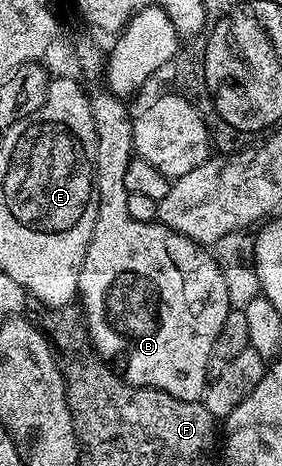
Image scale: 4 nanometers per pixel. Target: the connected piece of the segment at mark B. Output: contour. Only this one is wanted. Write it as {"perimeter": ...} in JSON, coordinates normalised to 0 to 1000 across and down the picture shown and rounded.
{"perimeter":[[[372,191],[319,204],[319,230],[333,236],[326,260],[348,296],[333,365],[348,446],[277,605],[277,642],[319,738],[348,764],[394,781],[468,828],[567,835],[617,856],[699,865],[727,850],[759,742],[819,663],[798,594],[720,524],[688,521],[578,479],[514,479],[468,466],[457,455],[461,412],[440,397],[440,371],[454,371],[454,354],[475,333],[468,238],[461,247],[447,232],[457,227]]]}

